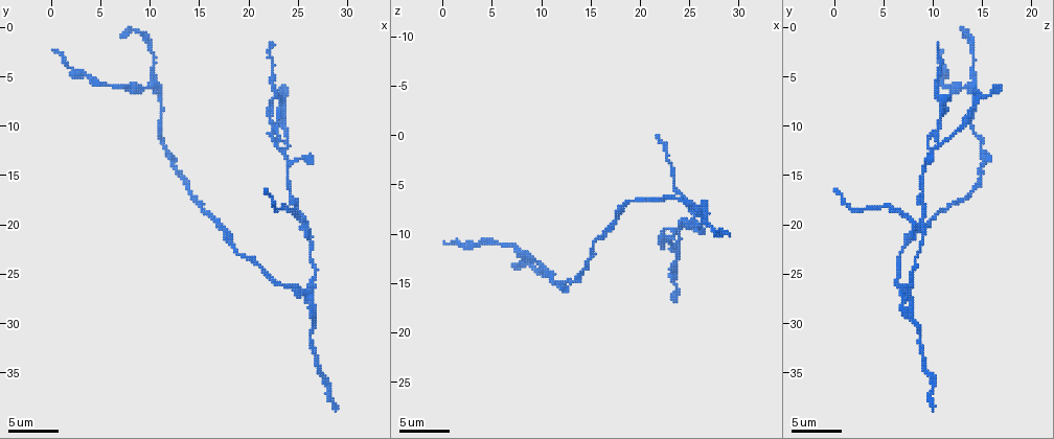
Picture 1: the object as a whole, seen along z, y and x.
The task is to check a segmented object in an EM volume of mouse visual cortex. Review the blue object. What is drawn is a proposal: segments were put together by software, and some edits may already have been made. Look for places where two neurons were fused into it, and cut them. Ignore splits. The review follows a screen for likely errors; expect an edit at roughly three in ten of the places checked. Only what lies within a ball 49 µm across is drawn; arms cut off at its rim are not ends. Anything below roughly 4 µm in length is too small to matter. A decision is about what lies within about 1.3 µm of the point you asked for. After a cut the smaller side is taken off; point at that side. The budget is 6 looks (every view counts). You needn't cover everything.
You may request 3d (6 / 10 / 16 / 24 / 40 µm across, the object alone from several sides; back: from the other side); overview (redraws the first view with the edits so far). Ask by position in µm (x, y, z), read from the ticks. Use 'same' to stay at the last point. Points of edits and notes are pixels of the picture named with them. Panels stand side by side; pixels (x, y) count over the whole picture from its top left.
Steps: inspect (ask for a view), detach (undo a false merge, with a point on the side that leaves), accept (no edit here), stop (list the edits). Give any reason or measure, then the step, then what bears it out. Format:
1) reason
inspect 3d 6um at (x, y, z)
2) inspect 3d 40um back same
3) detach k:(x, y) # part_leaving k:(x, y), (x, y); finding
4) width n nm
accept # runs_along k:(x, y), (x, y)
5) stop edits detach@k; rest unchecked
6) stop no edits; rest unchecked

side arm on a straight run
inspect 3d 10um at (24.0, 11.8, 10.6)

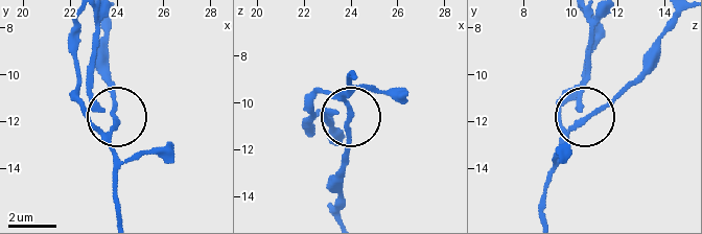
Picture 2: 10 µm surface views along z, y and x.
inspect 3d 6um at (23.8, 11.7, 10.7)

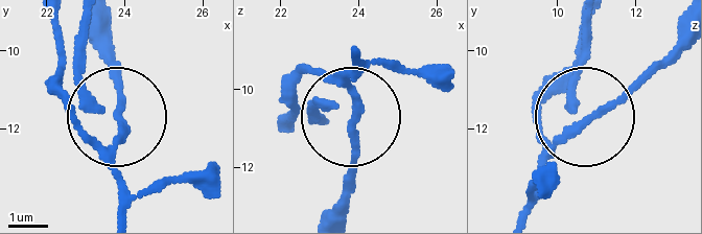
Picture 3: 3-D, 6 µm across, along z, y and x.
arms 3
detach 3:(114, 112) # two neurons meet here

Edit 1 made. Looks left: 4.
inspect 3d 16um at (25.4, 20.4, 8.6)

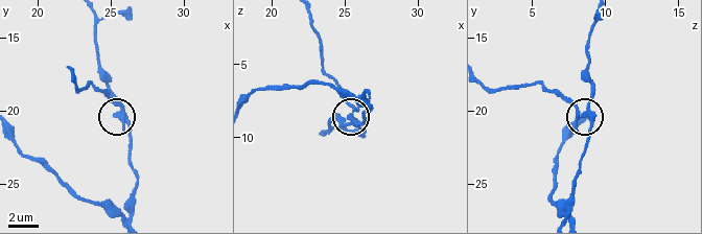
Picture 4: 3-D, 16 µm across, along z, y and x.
width 290 nm
detach 4:(111, 101) # a second neuron is stuck on

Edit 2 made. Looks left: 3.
inspect overview

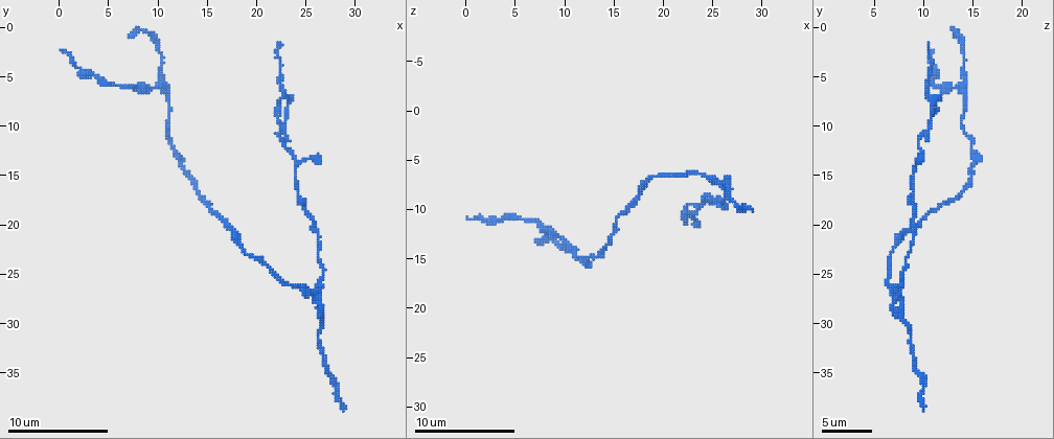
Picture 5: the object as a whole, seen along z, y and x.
inspect 3d 10um at (26.6, 26.6, 7.6)

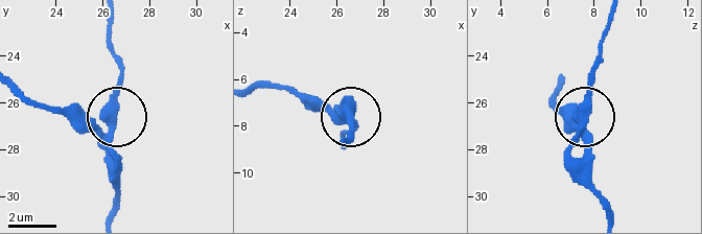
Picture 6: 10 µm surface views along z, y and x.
inspect 3d 10um back at (26.4, 26.6, 7.5)

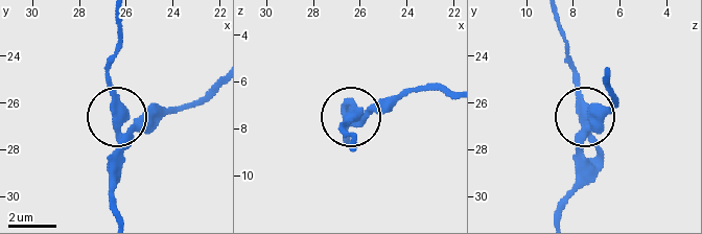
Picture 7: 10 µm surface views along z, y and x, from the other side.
width 330 nm
accept # runs_along 7:(216, 82), (192, 101), (116, 119), (120, 174); continuous, no second neuron

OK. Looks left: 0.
stop edits detach@3, detach@4; rest unchecked

